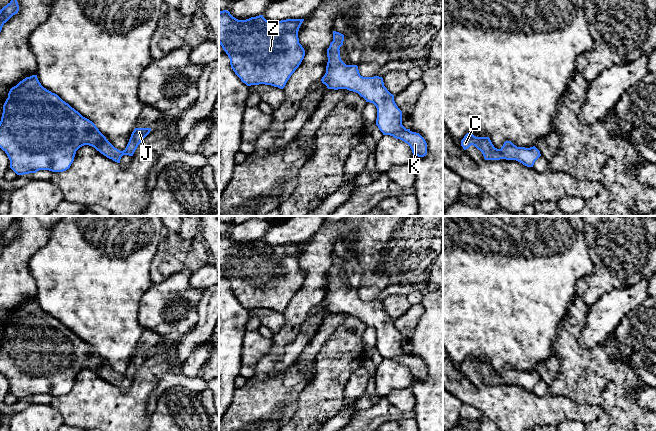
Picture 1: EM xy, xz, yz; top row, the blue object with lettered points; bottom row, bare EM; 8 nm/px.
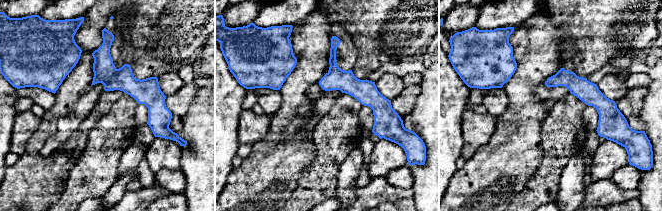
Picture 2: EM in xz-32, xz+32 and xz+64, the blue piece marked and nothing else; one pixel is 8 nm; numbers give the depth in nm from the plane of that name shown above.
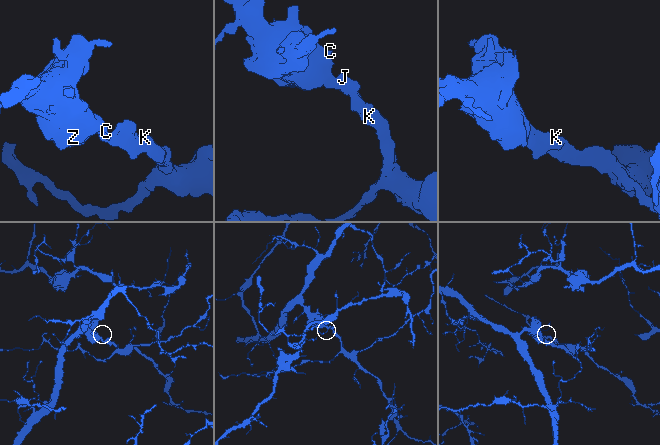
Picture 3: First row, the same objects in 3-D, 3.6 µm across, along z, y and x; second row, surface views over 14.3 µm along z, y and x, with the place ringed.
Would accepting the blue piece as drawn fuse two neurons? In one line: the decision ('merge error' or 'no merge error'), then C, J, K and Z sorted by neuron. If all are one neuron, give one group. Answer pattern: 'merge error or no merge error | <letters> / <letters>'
no merge error | C J K Z

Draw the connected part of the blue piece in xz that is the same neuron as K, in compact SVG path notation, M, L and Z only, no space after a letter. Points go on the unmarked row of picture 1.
M333 255L333 265L327 273L328 286L326 297L321 305L328 313L347 313L358 317L366 326L373 327L377 332L376 349L383 359L390 359L407 367L413 377L413 380L424 381L427 378L427 367L425 363L416 356L406 353L402 349L402 335L394 325L394 319L384 310L383 302L379 300L363 301L360 299L357 289L346 289L340 281L340 271L343 269L344 259Z

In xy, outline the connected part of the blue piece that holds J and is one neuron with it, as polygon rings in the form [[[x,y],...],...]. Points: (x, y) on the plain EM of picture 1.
[[[37,299],[26,301],[8,317],[0,345],[0,372],[10,384],[10,392],[17,399],[39,394],[63,396],[70,392],[76,375],[84,370],[94,371],[101,378],[120,387],[123,379],[133,380],[151,352],[135,352],[123,375],[115,372],[96,349],[63,325],[57,318],[44,312]]]

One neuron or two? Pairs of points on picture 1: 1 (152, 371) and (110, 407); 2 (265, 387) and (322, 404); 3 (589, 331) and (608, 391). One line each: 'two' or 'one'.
1: one
2: two
3: two

